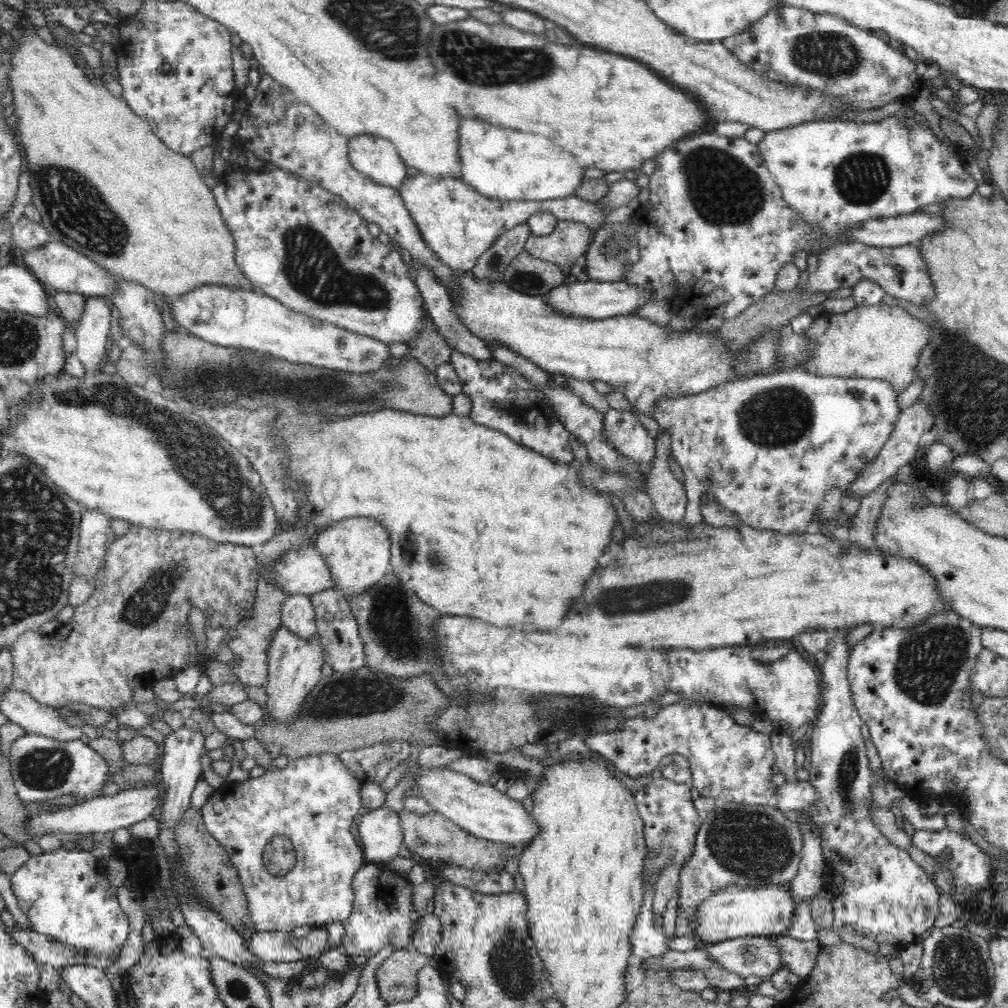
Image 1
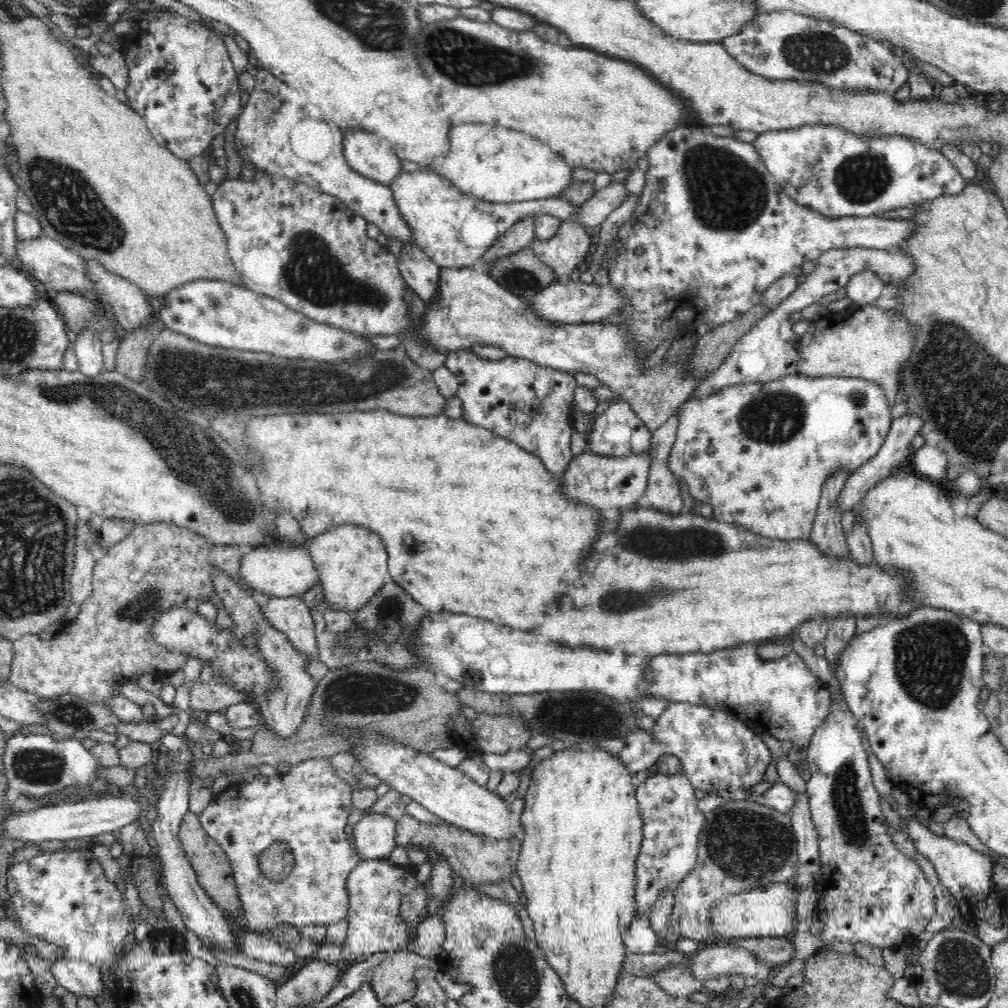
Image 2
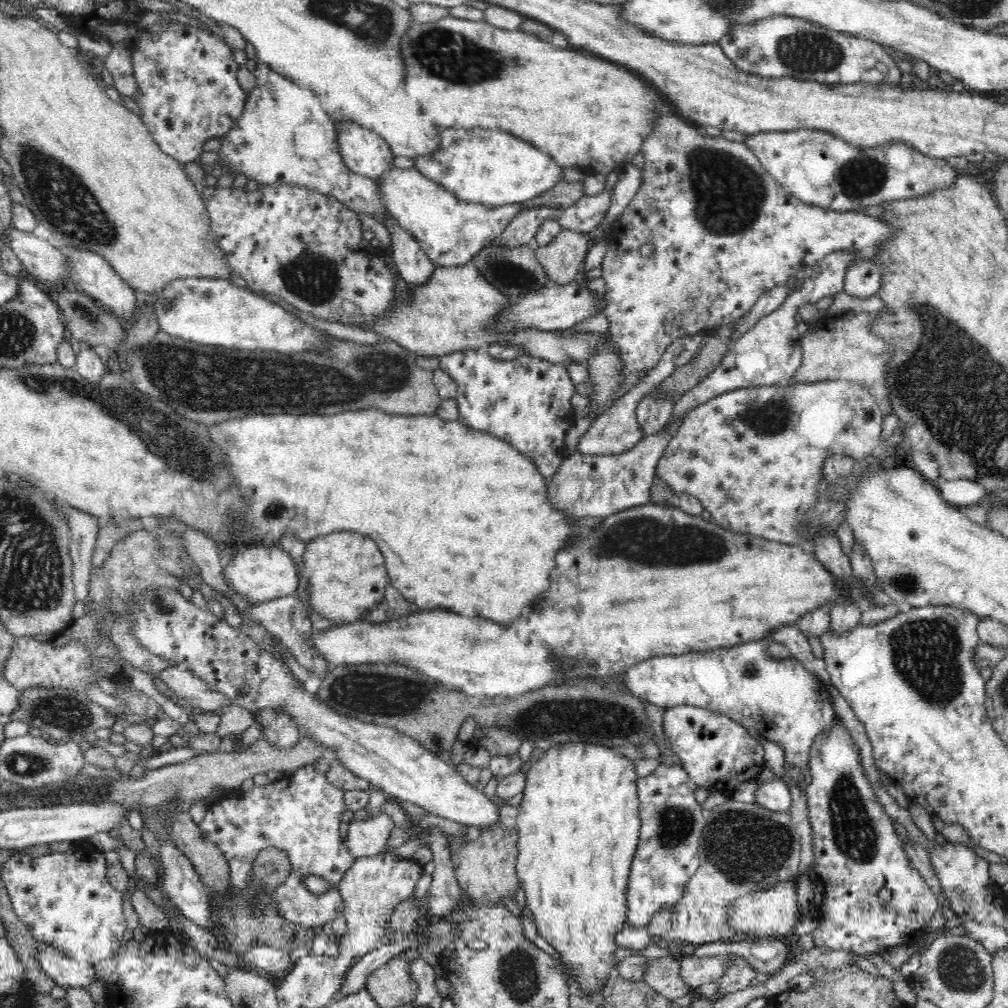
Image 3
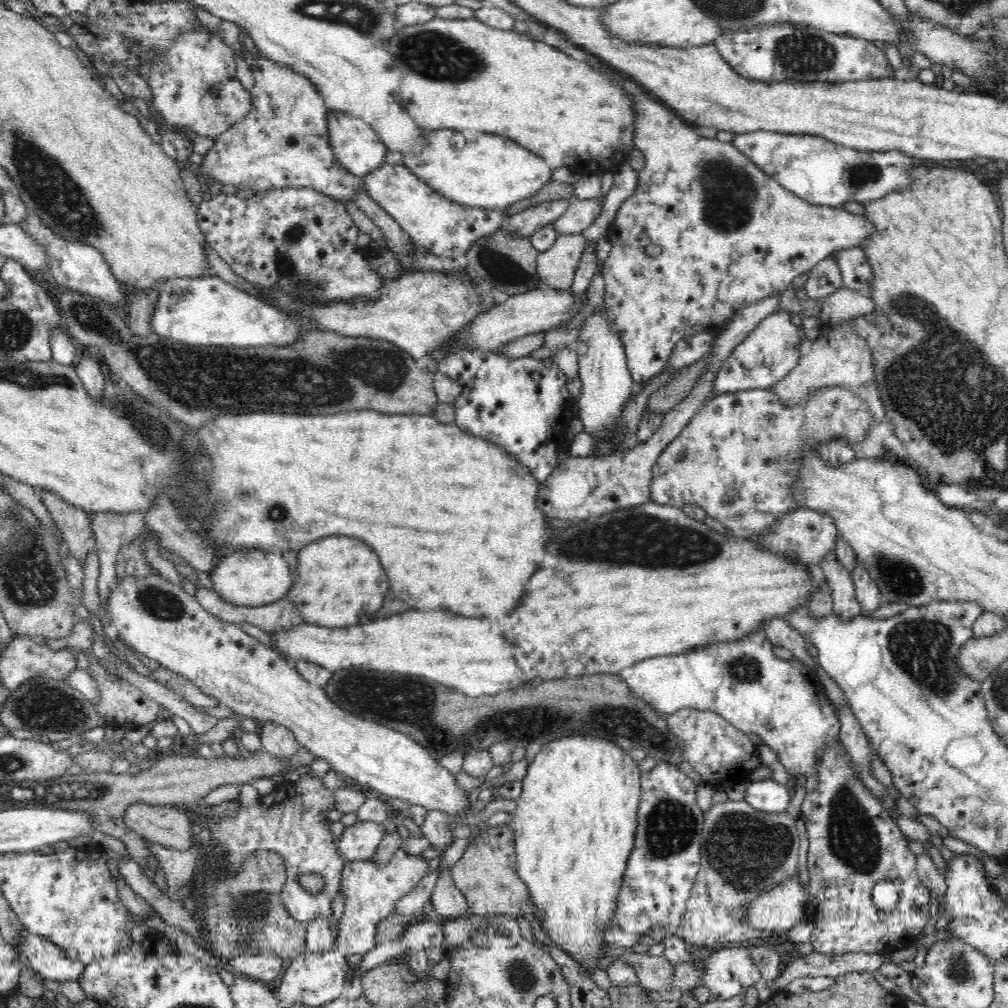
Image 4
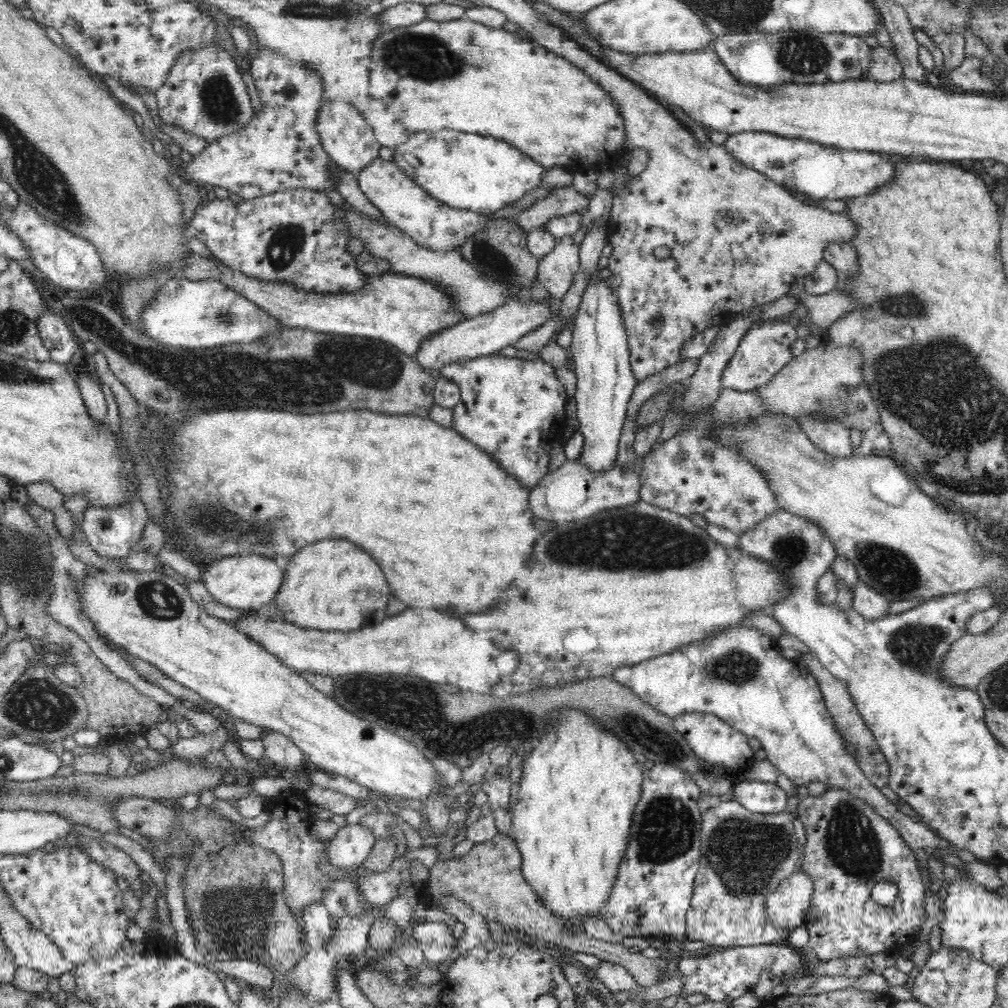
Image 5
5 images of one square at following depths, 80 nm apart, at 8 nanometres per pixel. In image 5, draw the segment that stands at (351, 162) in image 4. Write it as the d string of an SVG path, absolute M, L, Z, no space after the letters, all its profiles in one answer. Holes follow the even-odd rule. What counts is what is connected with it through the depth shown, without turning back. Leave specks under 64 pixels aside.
M322 96L322 102L318 106L316 124L314 130L318 131L322 148L330 155L331 162L344 170L349 170L354 176L358 176L358 170L368 166L374 158L378 158L378 150L381 144L376 139L373 127L360 114L360 111L350 102L344 102L341 98L326 98Z

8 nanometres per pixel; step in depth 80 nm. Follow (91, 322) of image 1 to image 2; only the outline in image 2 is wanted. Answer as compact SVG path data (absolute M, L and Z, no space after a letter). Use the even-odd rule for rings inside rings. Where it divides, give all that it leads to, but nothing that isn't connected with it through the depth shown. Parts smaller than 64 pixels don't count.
M86 330L74 343L77 354L78 370L90 378L97 377L105 371L104 356L102 355L102 342L97 340L97 334Z

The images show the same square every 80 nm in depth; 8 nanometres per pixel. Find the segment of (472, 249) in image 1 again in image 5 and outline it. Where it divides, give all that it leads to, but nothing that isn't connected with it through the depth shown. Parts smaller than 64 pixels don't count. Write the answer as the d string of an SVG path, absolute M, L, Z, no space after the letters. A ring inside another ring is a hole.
M374 158L368 166L358 170L356 176L360 190L370 199L390 225L397 226L411 236L420 246L429 246L434 251L460 249L466 238L486 226L486 215L470 210L460 210L446 206L430 197L422 187L408 179L402 169L392 161Z

